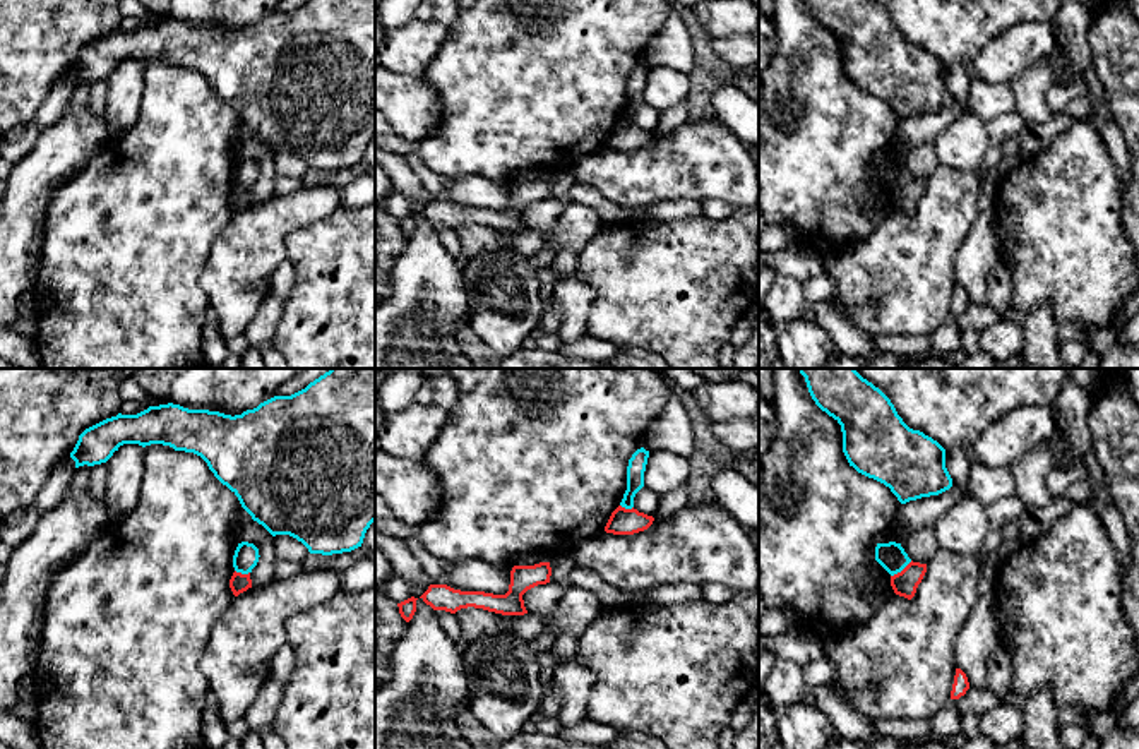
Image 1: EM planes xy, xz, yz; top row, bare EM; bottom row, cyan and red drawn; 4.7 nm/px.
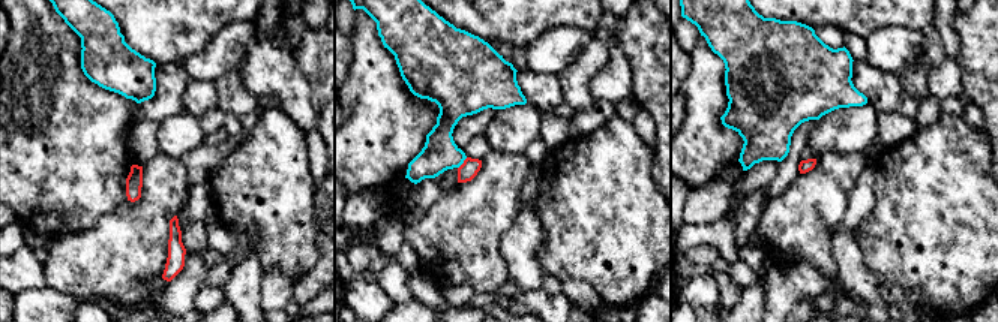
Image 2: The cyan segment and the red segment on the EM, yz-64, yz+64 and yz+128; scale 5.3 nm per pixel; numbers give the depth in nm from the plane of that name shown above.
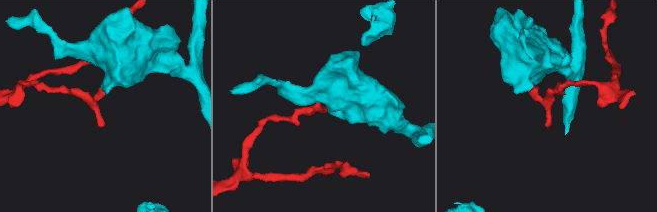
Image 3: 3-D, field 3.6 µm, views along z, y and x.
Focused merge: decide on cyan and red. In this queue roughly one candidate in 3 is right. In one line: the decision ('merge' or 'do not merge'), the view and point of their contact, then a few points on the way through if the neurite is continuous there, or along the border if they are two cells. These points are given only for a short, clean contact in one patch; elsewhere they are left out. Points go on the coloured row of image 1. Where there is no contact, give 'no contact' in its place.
do not merge; contact yz (901, 569); border yz (912, 561), (891, 576)

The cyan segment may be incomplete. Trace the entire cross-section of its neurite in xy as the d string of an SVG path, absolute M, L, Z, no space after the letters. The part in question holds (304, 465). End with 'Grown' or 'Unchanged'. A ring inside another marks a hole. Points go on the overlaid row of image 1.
M331 369L291 396L274 396L242 415L188 410L180 404L149 406L137 415L106 418L86 428L70 452L79 466L106 463L123 444L170 446L200 456L214 476L240 500L253 521L272 536L289 535L310 554L343 554L361 547L375 521L375 369Z. Unchanged

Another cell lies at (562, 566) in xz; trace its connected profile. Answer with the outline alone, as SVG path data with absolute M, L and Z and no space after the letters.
M570 554L552 557L550 567L552 567L552 576L550 576L552 584L562 590L572 586L572 574L575 569L575 562L572 560Z

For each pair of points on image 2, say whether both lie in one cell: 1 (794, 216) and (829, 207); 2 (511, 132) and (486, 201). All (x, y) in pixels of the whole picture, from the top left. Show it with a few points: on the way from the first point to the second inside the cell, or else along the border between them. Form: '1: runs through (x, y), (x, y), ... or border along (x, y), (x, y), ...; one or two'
1: runs through (803, 213), (814, 202), (820, 204); one
2: border along (491, 149), (523, 155); two

